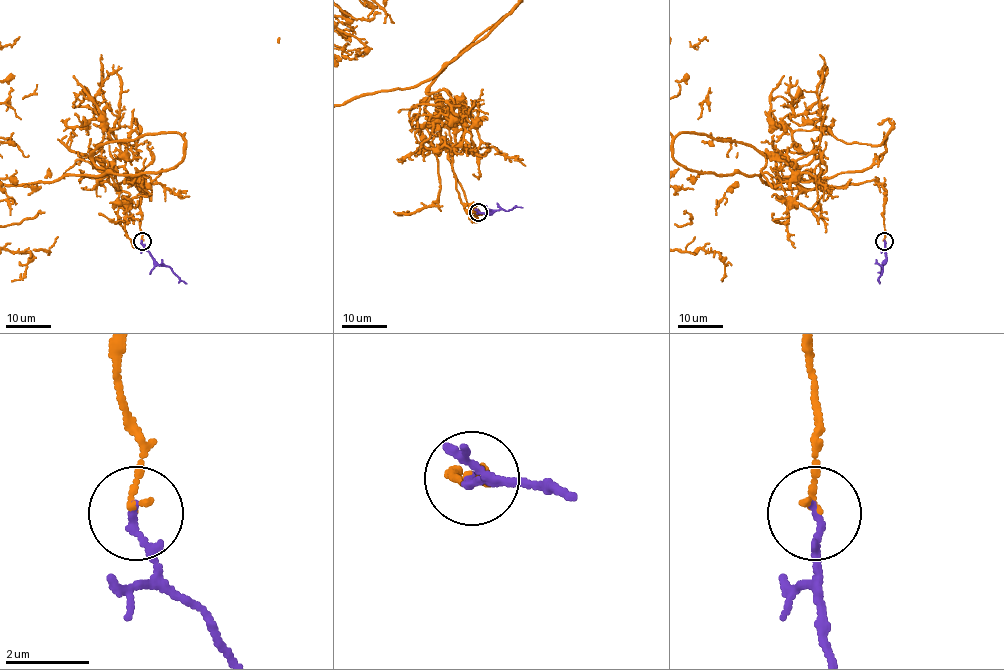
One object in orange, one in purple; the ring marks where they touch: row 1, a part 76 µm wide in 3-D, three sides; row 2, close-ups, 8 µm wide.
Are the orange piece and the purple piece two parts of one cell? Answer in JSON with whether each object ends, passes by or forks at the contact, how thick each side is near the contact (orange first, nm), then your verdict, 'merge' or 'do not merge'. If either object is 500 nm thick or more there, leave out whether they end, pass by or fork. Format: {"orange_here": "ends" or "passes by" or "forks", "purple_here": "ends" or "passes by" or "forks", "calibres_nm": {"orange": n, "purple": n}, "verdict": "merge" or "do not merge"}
{"orange_here": "ends", "purple_here": "ends", "calibres_nm": {"orange": 160, "purple": 170}, "verdict": "do not merge"}

